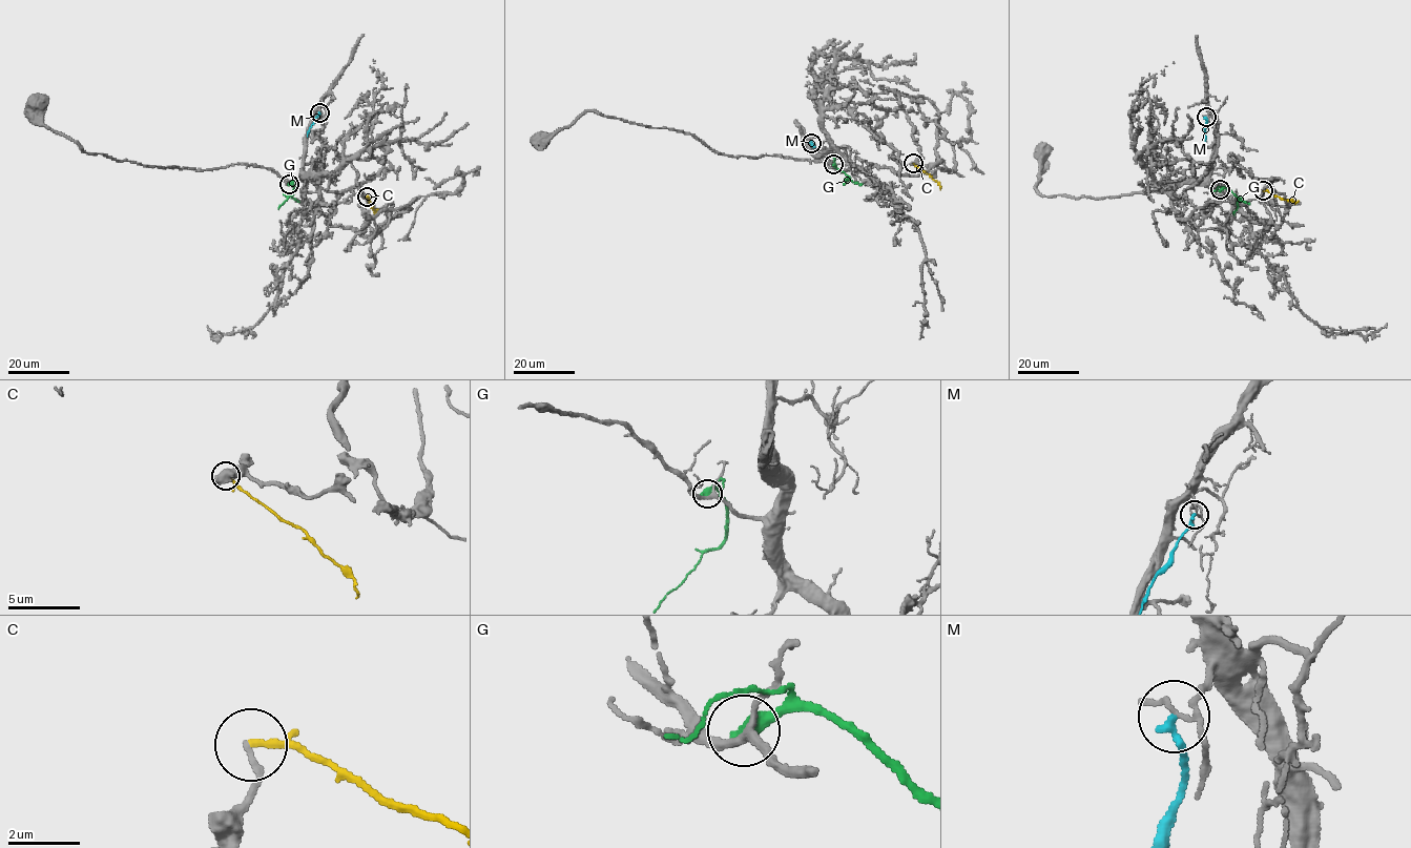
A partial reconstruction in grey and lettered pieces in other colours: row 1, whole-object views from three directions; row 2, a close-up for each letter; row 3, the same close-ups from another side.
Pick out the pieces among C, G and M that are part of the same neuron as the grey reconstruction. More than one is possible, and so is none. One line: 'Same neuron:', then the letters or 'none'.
Same neuron: none

